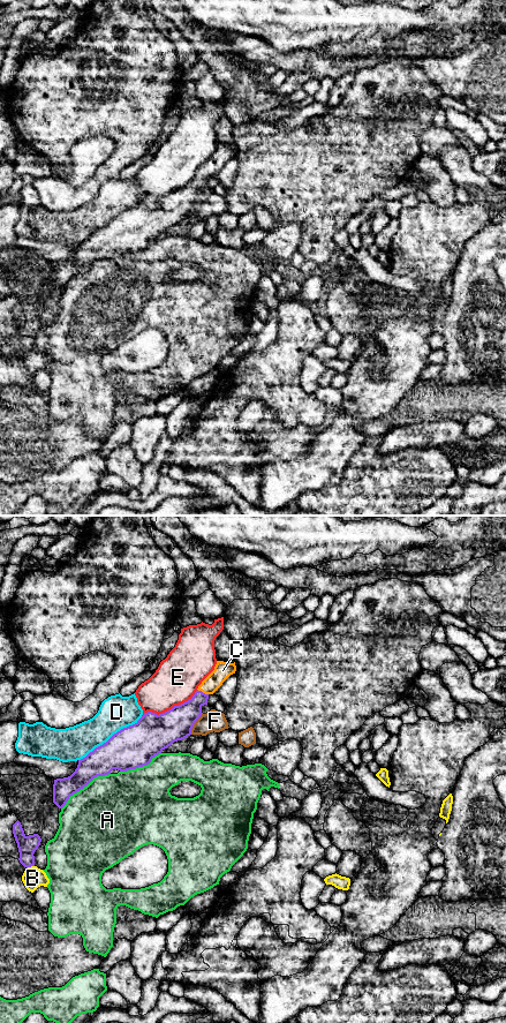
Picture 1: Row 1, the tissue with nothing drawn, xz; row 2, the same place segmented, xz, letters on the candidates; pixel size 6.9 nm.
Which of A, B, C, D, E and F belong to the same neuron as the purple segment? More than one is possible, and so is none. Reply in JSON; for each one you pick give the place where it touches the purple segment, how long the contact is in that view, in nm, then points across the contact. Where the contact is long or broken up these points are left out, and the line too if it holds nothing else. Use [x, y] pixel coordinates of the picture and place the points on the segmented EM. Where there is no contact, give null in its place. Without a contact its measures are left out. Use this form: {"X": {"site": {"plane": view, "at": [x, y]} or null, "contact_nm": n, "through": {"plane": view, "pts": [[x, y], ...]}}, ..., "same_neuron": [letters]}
{"C": {"site": {"plane": "xz", "at": [202, 692]}, "contact_nm": 90, "through": {"plane": "xz", "pts": [[180, 720], [194, 706], [202, 692], [223, 670]]}}, "same_neuron": ["C"]}

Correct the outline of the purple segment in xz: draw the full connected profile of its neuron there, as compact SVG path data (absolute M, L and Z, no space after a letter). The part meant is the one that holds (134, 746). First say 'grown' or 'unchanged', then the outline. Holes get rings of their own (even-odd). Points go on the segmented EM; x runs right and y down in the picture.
grown; M217 661L214 670L202 682L191 699L159 715L144 713L135 724L114 734L78 760L70 776L54 780L53 803L62 808L70 796L95 777L108 775L113 769L127 772L146 766L174 742L190 736L195 722L203 714L202 707L207 705L209 695L235 671L235 662Z

